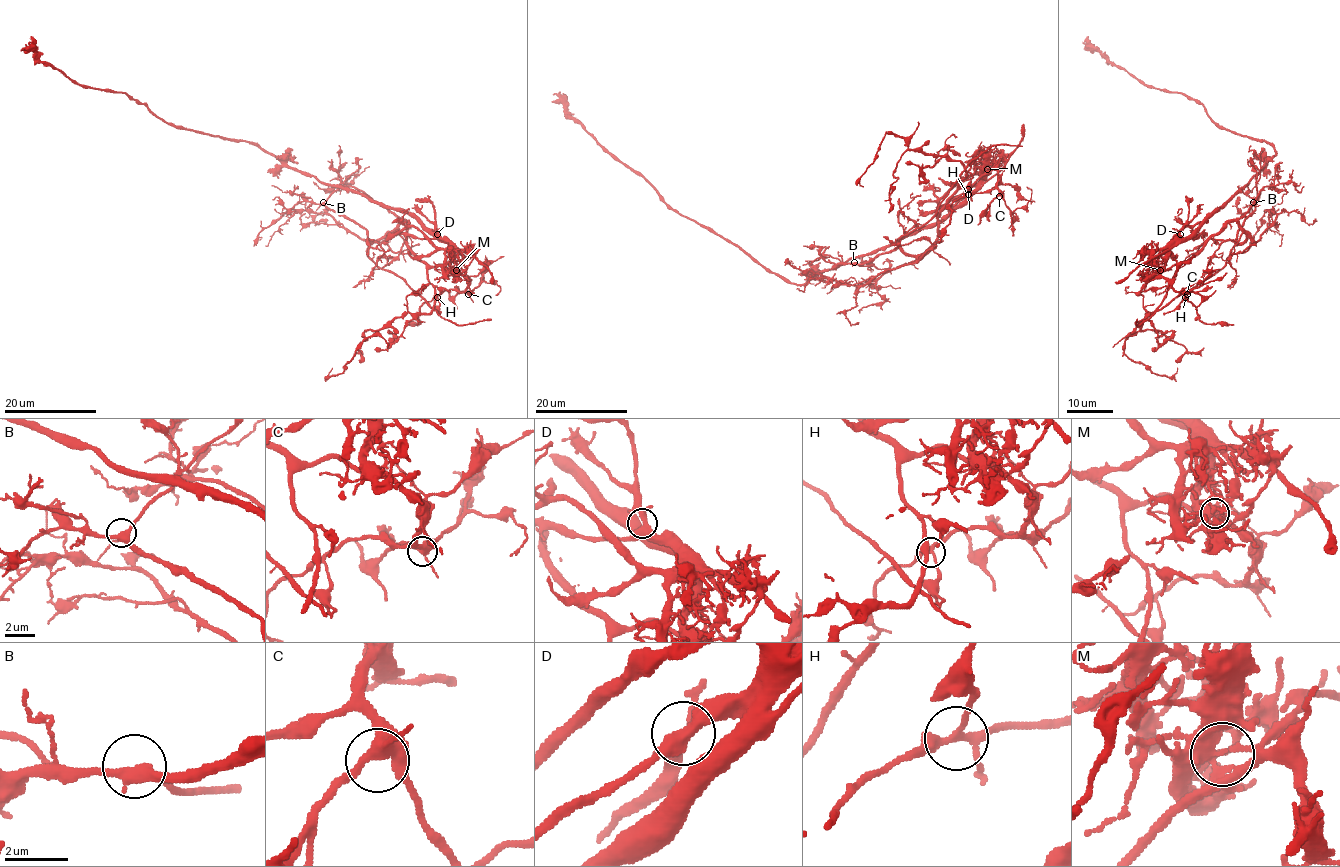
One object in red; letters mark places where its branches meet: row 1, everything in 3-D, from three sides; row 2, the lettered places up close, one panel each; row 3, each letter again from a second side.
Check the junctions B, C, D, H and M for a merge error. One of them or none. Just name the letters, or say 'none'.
M

